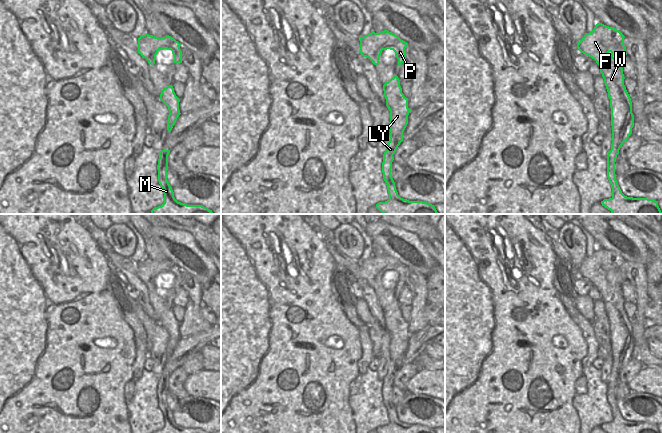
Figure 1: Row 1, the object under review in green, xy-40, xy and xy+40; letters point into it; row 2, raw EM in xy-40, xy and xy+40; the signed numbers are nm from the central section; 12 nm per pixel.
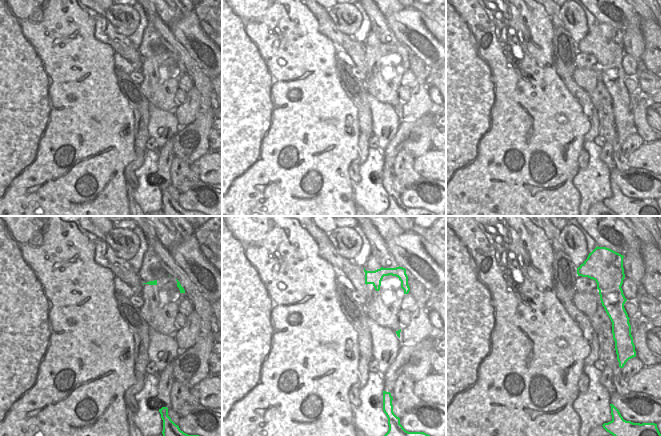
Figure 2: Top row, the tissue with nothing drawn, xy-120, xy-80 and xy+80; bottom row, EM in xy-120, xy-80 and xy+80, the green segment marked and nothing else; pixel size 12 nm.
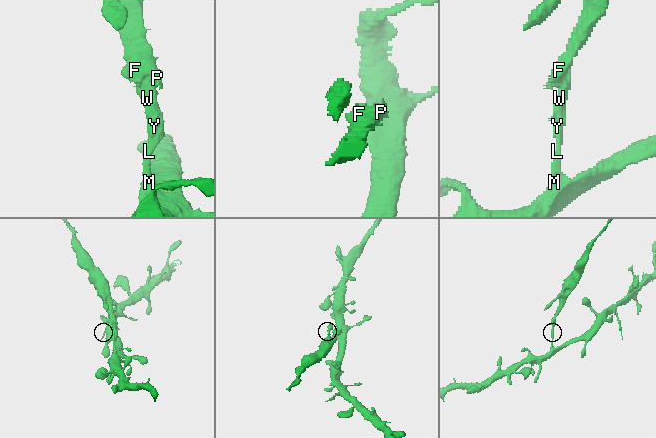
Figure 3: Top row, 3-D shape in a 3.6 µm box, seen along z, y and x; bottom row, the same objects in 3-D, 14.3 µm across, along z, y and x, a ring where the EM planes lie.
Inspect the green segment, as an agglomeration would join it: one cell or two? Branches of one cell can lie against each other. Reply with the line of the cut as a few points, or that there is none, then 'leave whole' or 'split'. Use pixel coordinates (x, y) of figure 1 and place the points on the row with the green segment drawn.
xy (392, 154), (383, 158) | split

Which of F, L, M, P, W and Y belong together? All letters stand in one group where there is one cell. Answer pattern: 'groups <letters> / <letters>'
groups F L P W Y / M

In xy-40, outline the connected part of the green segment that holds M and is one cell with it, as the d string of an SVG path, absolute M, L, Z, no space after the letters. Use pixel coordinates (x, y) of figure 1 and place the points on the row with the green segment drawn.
M168 156L158 159L158 182L163 189L164 203L151 210L151 214L214 214L212 210L202 205L187 205L178 202L167 180Z

